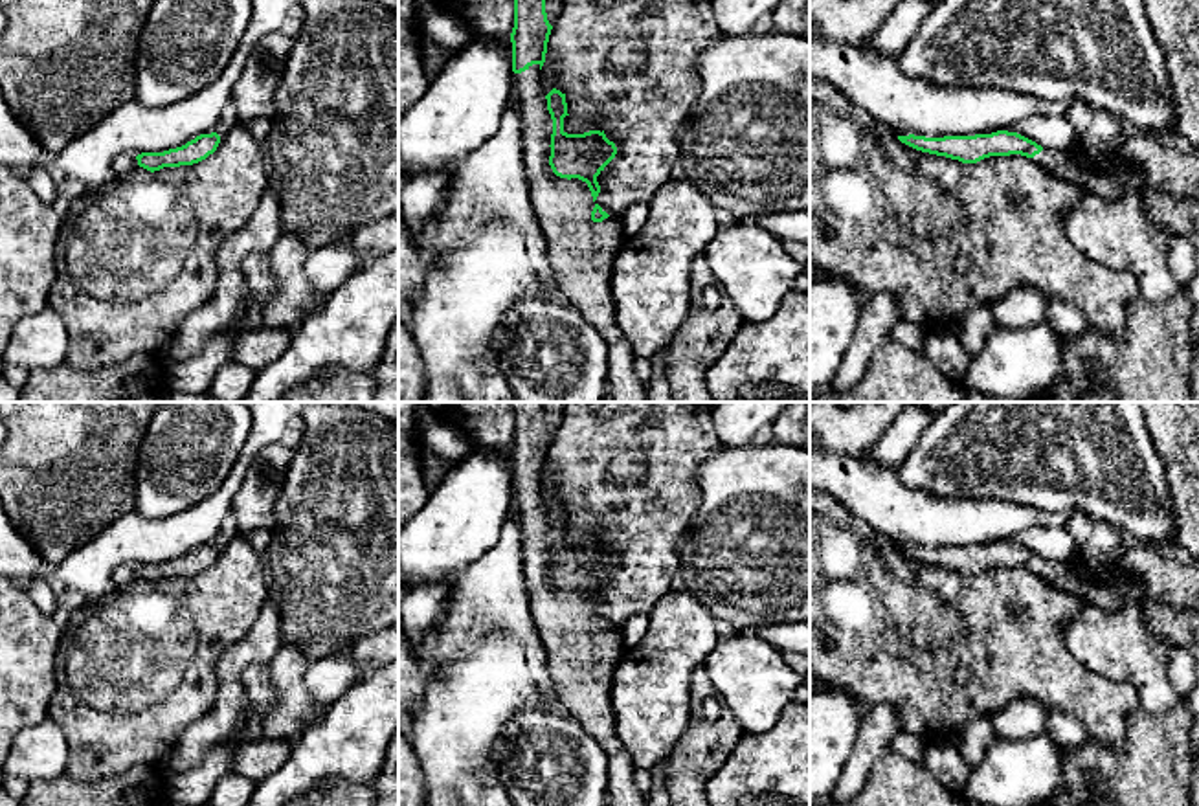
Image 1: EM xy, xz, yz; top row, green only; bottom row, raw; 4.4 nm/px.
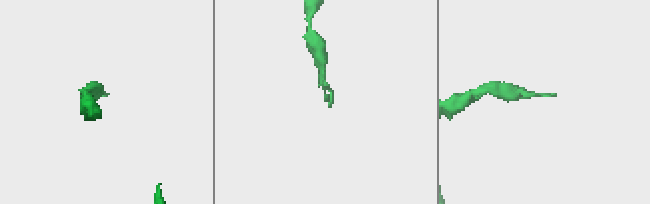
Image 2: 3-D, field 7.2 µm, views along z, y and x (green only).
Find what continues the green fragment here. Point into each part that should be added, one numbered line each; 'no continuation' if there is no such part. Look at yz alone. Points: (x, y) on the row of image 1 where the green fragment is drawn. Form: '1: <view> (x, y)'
1: yz (1064, 164)

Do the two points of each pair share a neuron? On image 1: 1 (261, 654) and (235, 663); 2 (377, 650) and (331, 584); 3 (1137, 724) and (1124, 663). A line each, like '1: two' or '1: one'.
1: one
2: two
3: two

